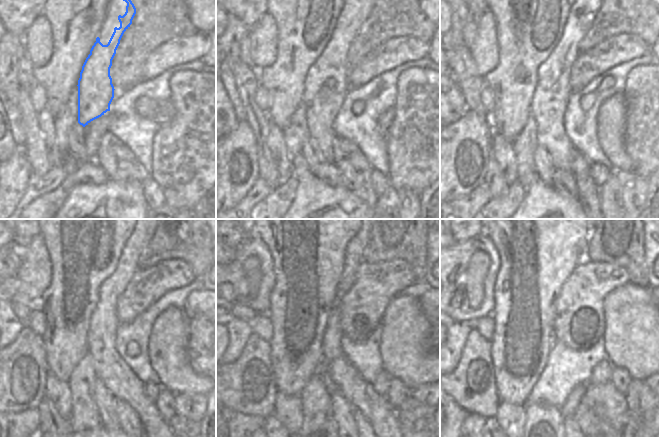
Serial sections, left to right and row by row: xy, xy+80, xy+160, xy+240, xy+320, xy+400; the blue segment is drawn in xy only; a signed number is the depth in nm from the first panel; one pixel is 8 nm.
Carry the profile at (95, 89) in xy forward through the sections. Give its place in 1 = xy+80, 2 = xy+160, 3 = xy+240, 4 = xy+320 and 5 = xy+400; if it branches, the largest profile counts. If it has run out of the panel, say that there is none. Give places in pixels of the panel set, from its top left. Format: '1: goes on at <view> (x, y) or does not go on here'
1: goes on at xy+80 (326, 83)
2: goes on at xy+160 (549, 100)
3: goes on at xy+240 (115, 375)
4: goes on at xy+320 (341, 373)
5: goes on at xy+400 (602, 422)

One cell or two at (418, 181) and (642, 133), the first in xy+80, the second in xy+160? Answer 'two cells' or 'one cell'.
one cell

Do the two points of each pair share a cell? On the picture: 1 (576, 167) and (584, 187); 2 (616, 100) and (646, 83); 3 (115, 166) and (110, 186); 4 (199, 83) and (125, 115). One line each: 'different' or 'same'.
1: same
2: different
3: different
4: different

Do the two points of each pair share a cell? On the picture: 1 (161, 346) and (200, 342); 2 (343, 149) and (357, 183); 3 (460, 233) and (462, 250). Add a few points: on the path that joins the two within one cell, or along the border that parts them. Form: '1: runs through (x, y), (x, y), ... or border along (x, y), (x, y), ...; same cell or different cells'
1: border along (187, 319), (186, 355), (187, 361), (191, 366); different cells
2: runs through (341, 157), (356, 175); same cell
3: border along (483, 234), (456, 243); different cells

